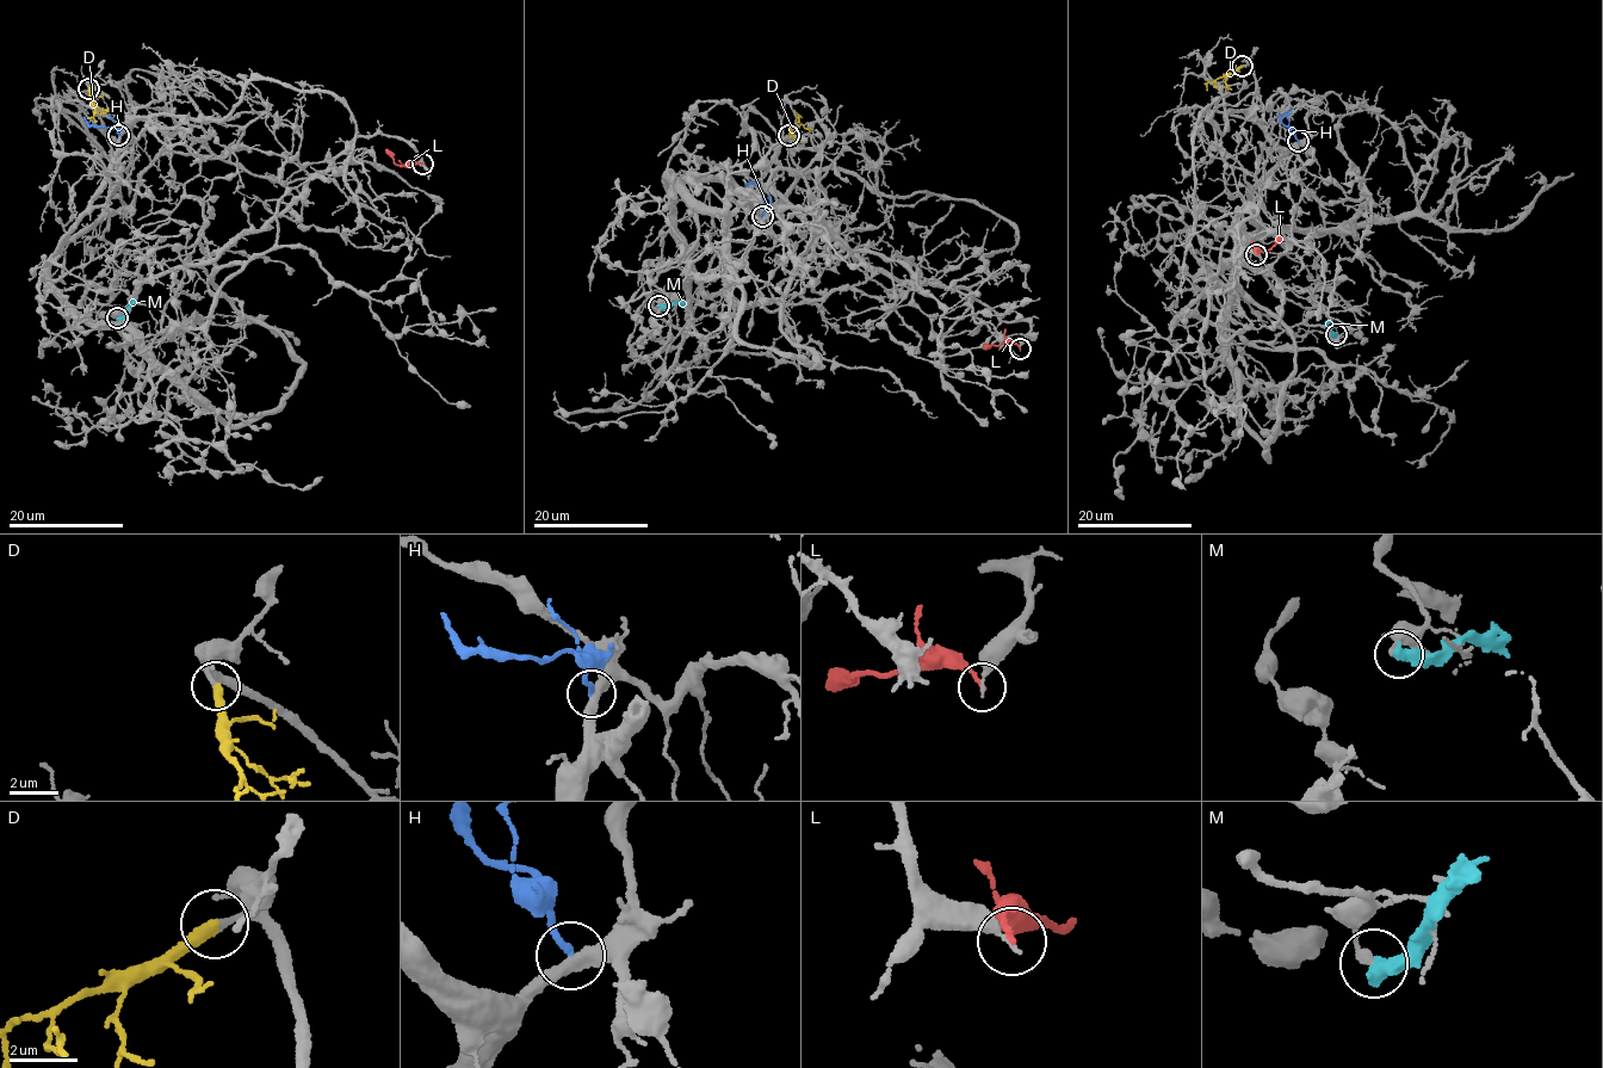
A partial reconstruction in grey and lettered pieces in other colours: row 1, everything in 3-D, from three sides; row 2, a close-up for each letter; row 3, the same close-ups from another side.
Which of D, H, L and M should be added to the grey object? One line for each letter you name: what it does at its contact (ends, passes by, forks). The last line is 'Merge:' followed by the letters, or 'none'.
D: it ends there
Merge: D

